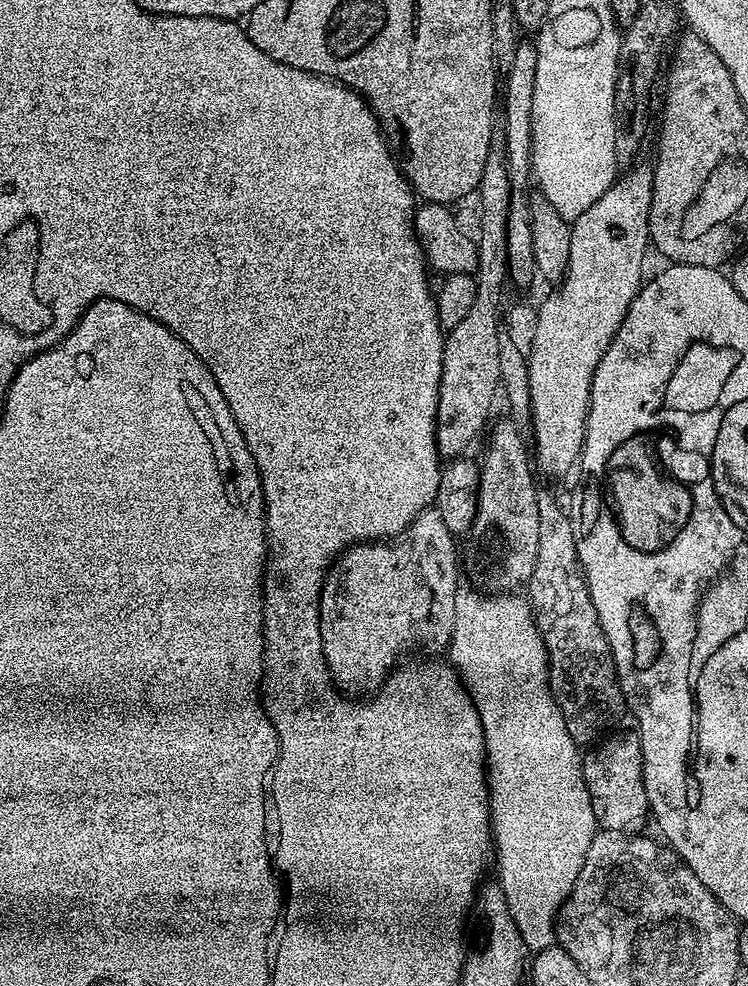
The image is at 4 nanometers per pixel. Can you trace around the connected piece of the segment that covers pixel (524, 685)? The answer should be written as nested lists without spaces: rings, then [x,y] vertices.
[[[463,592],[460,599],[456,599],[456,621],[450,626],[450,663],[464,682],[464,687],[476,693],[477,703],[480,703],[478,712],[484,730],[484,752],[486,759],[486,771],[488,773],[488,812],[492,816],[492,843],[494,845],[494,872],[498,877],[498,883],[504,892],[510,914],[522,934],[522,942],[529,953],[535,954],[553,947],[556,940],[557,913],[563,906],[567,897],[571,894],[575,880],[583,868],[587,851],[590,850],[592,839],[598,833],[598,821],[594,816],[594,807],[591,806],[590,793],[583,781],[583,766],[581,764],[582,752],[570,738],[570,730],[554,702],[551,692],[548,691],[548,655],[546,646],[540,637],[540,631],[536,625],[536,619],[532,616],[532,605],[523,595],[515,594],[512,598],[495,598],[484,600],[472,593]]]

